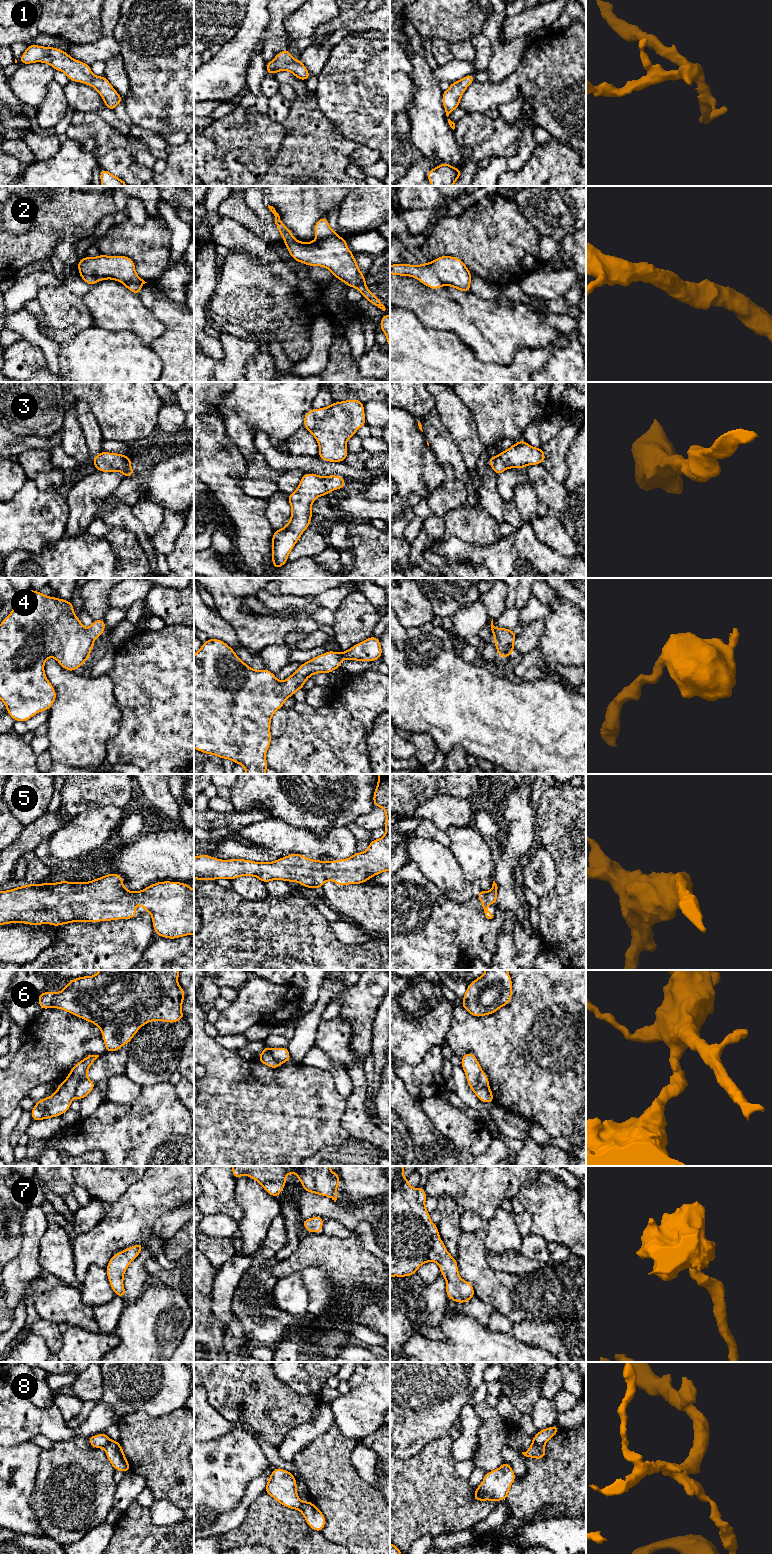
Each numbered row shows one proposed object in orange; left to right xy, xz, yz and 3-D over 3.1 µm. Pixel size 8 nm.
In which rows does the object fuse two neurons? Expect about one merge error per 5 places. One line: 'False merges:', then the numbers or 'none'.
False merges: 6, 8

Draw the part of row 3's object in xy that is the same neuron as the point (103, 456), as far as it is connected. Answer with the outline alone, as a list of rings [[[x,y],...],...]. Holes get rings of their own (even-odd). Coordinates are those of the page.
[[[101,451],[93,458],[92,464],[96,467],[96,470],[101,472],[117,472],[123,473],[123,476],[129,477],[135,475],[134,470],[131,467],[131,459],[125,454],[109,453]]]

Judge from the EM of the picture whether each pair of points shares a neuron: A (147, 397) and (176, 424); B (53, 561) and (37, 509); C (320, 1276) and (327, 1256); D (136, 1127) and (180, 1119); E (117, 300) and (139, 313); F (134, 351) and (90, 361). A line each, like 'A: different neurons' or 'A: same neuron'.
A: different neurons
B: different neurons
C: different neurons
D: same neuron
E: same neuron
F: same neuron

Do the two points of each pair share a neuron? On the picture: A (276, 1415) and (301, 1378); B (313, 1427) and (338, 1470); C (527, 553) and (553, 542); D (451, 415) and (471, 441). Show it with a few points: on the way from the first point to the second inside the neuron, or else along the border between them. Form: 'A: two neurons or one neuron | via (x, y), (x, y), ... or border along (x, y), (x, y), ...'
A: two neurons | border along (275, 1375), (299, 1395), (308, 1395), (316, 1392)
B: two neurons | border along (333, 1424), (315, 1437), (301, 1451)
C: two neurons | border along (531, 527), (539, 541), (566, 558)
D: one neuron | via (457, 421), (462, 426), (465, 435)

